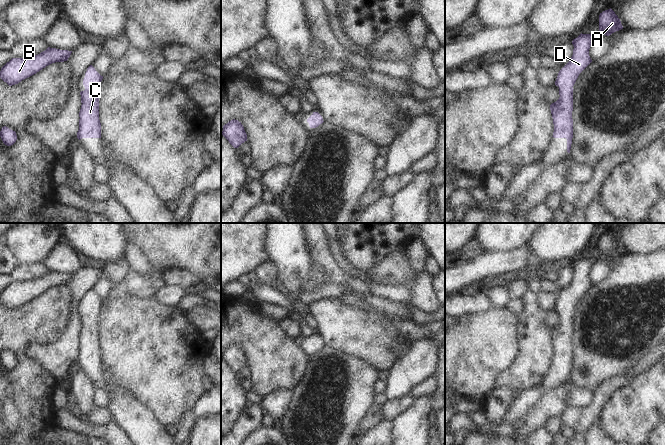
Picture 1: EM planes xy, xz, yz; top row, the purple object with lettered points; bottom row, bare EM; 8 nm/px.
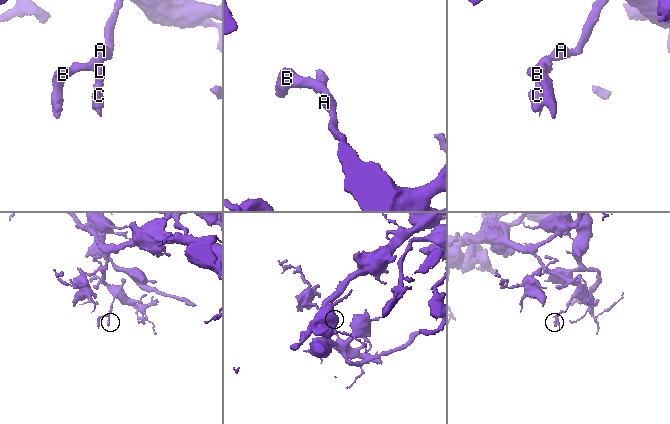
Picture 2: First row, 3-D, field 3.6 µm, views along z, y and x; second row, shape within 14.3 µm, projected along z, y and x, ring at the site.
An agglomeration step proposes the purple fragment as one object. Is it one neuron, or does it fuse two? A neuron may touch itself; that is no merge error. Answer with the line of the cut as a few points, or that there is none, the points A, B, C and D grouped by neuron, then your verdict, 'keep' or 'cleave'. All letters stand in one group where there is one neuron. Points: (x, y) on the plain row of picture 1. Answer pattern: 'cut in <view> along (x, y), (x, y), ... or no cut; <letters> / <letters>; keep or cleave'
no cut; A B C D; keep

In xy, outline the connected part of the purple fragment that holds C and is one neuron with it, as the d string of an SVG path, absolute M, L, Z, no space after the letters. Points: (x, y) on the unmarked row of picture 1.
M90 289L83 303L84 315L81 319L79 336L79 354L77 362L101 362L101 347L99 344L99 309L103 300Z

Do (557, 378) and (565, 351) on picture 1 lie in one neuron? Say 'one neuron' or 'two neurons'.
one neuron

